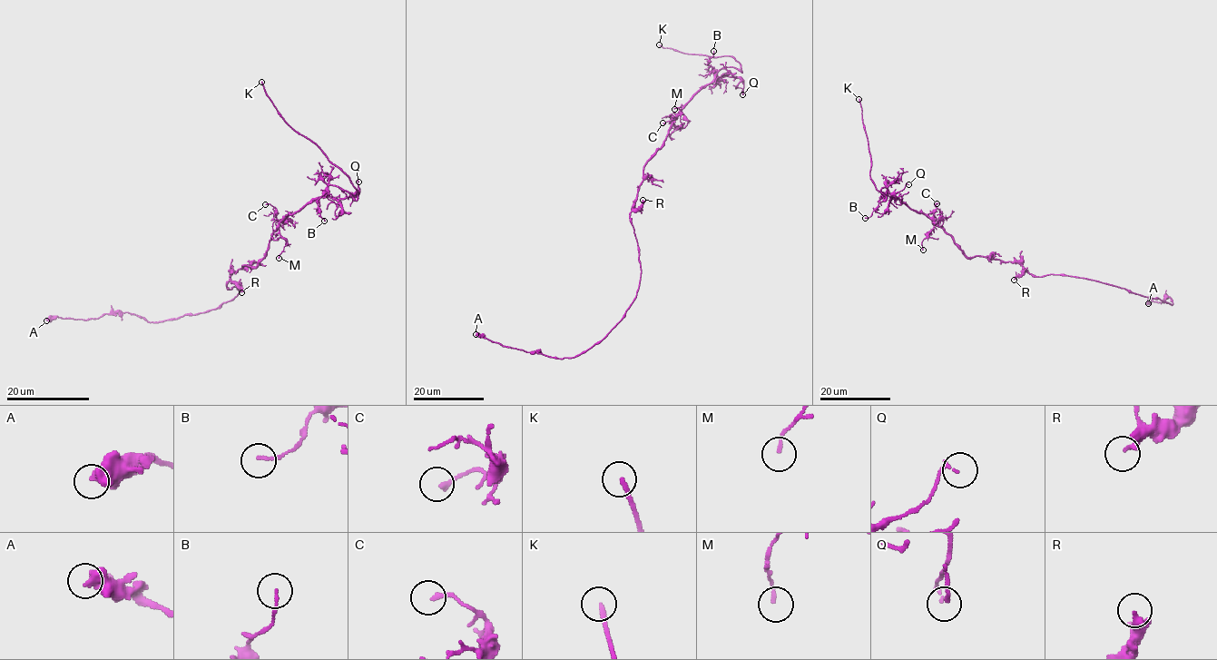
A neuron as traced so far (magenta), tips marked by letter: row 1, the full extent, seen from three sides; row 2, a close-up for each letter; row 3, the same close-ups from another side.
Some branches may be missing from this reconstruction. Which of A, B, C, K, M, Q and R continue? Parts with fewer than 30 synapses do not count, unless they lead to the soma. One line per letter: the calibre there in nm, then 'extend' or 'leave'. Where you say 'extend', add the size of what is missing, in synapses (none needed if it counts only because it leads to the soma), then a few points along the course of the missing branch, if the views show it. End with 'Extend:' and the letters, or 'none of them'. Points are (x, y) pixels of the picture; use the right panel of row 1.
A: 600 nm thick; leave
B: 120 nm thick; leave
C: 190 nm thick; leave
K: 200 nm thick; extend; missing branch runs (858, 99), (848, 75), (828, 53)
M: 130 nm thick; leave
Q: 140 nm thick; leave
R: 280 nm thick; leave
Extend: K

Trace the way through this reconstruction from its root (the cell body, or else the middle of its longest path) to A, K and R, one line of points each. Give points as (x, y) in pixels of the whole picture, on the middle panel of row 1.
A: (642, 181), (630, 215), (640, 284), (624, 317), (602, 339), (572, 358), (558, 359), (476, 334)
K: (642, 181), (644, 164), (682, 108), (719, 70), (741, 72), (729, 55), (659, 44)
R: (642, 181), (633, 209), (641, 205), (642, 200)

